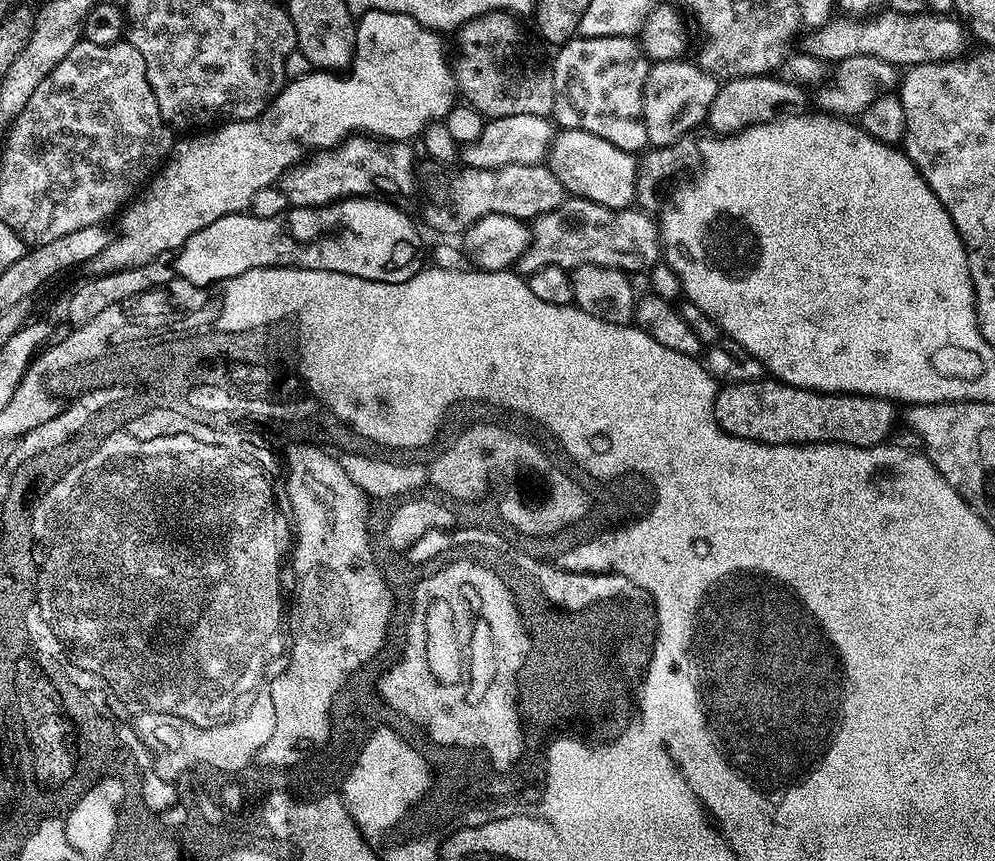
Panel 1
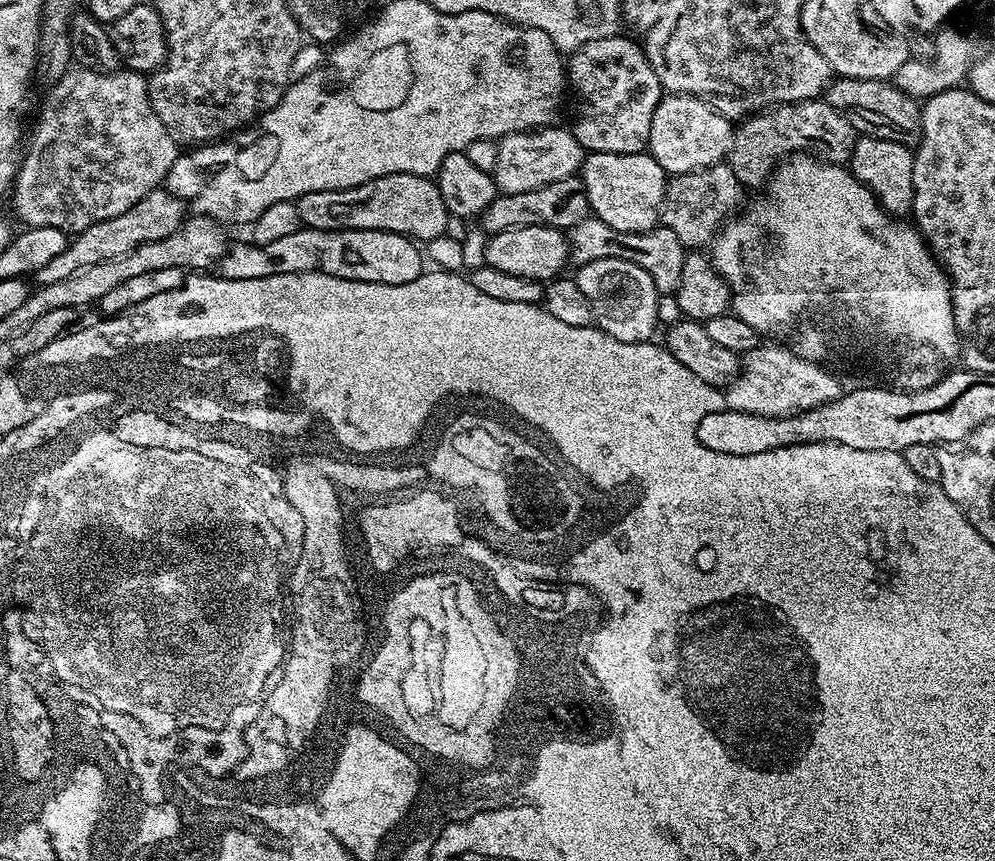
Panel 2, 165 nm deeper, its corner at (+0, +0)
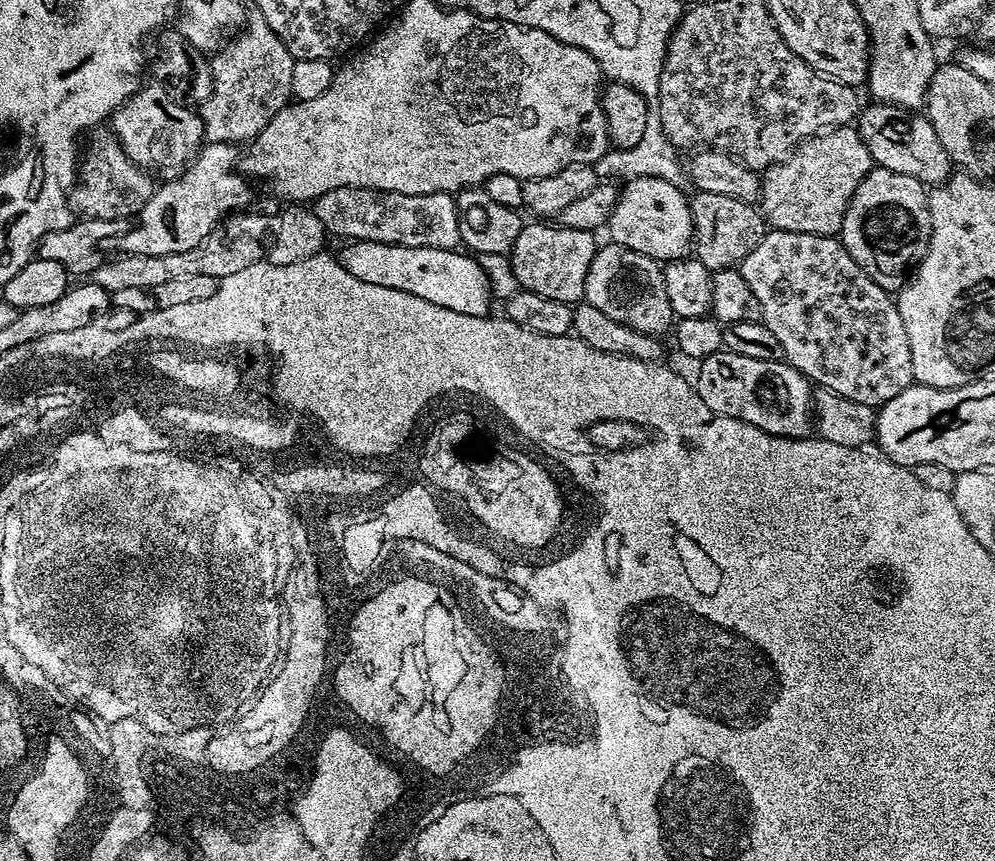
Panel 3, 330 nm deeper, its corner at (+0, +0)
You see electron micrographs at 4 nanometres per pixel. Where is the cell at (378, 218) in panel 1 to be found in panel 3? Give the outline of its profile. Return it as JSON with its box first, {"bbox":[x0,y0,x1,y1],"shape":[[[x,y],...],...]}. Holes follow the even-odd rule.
{"bbox":[338,240,494,315],"shape":[[[353,240],[345,245],[338,252],[340,265],[362,282],[374,282],[374,286],[390,286],[390,290],[409,292],[416,300],[434,302],[434,306],[458,310],[458,314],[489,315],[491,308],[488,307],[494,303],[494,295],[487,275],[480,268],[479,259],[468,254],[463,256],[463,251],[443,252],[437,248],[411,248],[373,240]]]}

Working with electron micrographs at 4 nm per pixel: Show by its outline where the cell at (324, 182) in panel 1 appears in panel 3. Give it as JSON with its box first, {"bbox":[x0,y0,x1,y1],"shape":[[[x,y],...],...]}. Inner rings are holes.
{"bbox":[311,188,462,252],"shape":[[[339,188],[322,194],[311,209],[318,214],[325,233],[348,236],[344,238],[349,241],[373,240],[411,248],[437,248],[443,252],[459,249],[462,244],[457,201],[446,192],[407,196],[379,192],[376,188]]]}

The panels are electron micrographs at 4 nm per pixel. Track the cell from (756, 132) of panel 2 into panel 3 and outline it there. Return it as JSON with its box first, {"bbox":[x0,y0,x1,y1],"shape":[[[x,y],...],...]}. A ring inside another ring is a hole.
{"bbox":[759,127,873,237],"shape":[[[855,127],[834,128],[811,136],[787,160],[763,169],[759,211],[778,231],[835,237],[844,221],[850,198],[873,167],[870,150]]]}

